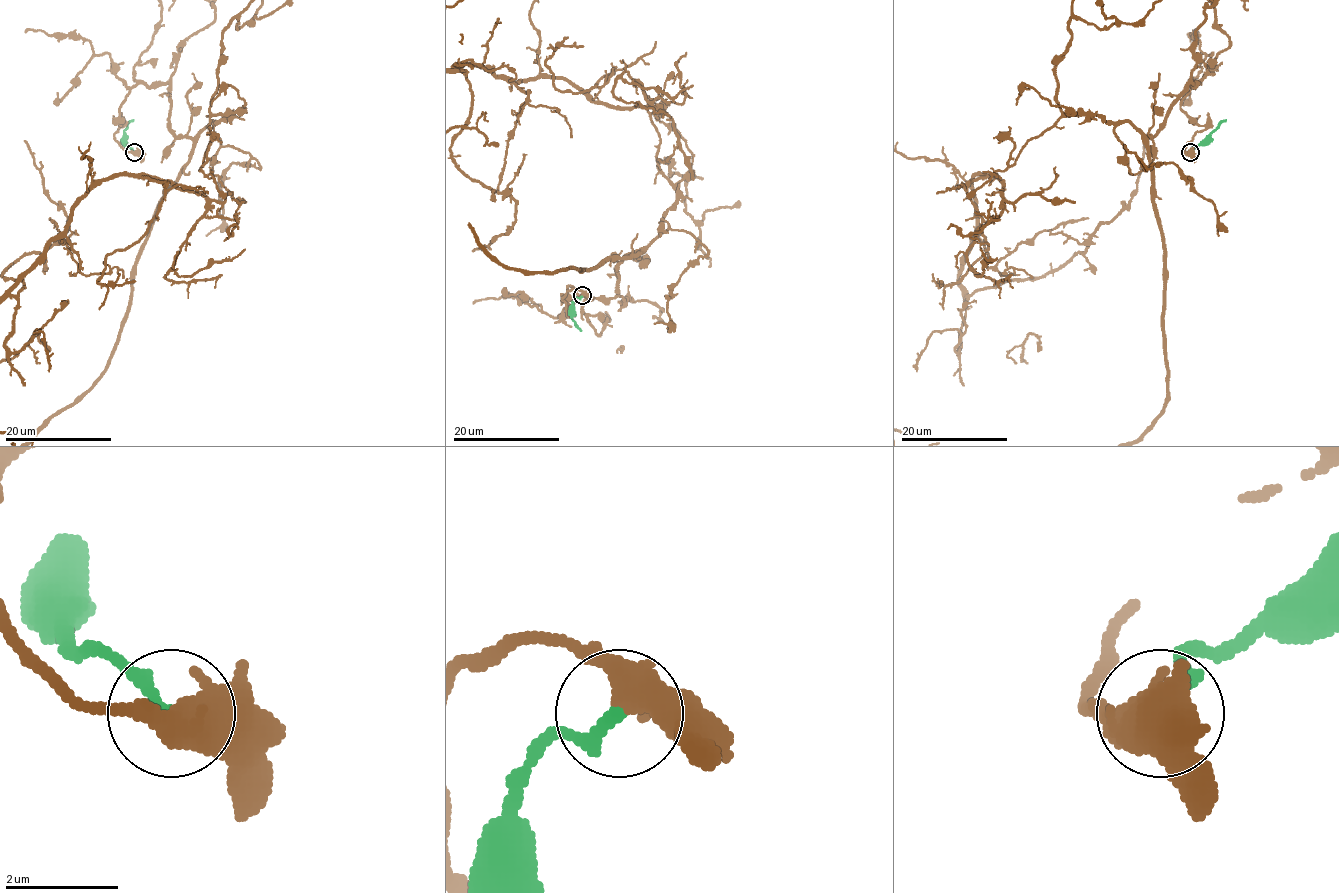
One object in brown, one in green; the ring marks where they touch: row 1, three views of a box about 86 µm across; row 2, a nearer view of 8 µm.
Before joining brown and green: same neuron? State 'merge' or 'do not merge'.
do not merge

